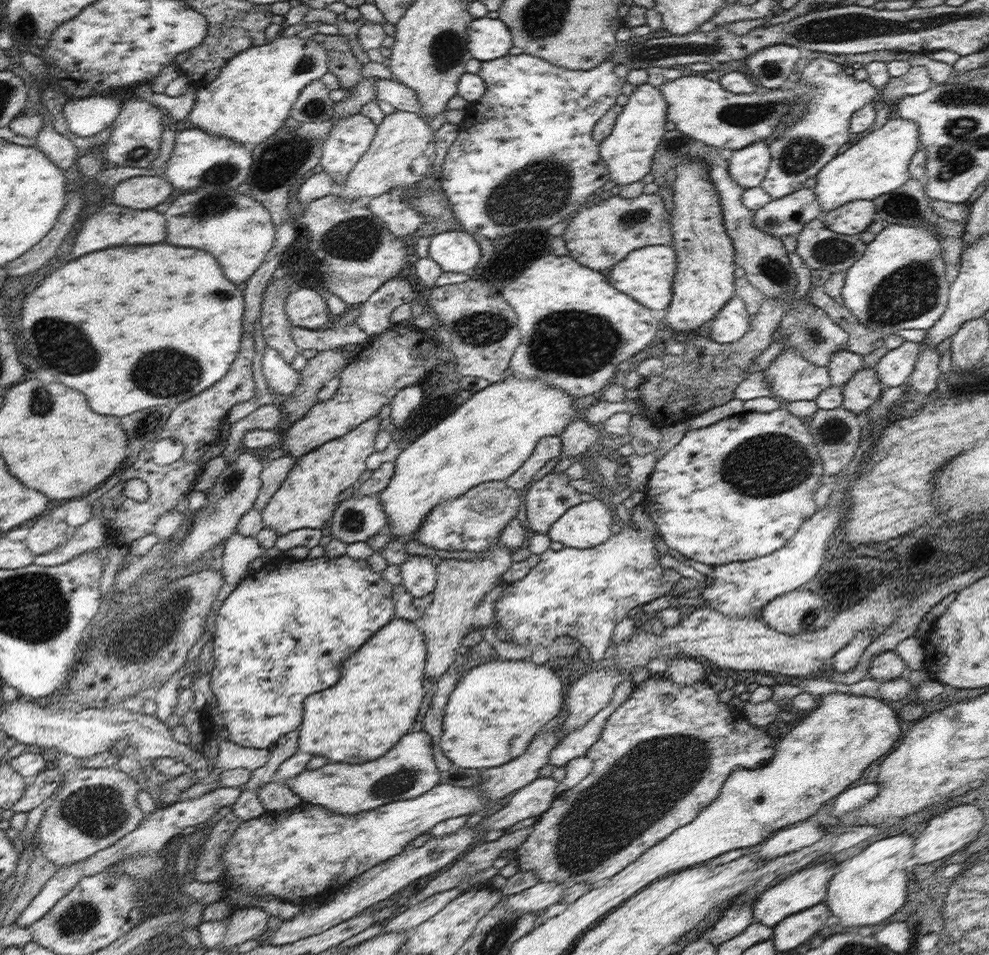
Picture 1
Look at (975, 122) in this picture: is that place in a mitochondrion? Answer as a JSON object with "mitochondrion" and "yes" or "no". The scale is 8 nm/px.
{"mitochondrion":"yes"}

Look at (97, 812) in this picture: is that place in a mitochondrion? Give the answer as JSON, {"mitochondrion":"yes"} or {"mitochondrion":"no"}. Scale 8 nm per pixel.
{"mitochondrion":"yes"}

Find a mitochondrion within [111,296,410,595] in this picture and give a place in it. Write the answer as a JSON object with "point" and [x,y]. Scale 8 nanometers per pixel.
{"point":[165,373]}

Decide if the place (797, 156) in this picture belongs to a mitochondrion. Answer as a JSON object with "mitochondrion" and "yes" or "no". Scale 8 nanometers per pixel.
{"mitochondrion":"yes"}

